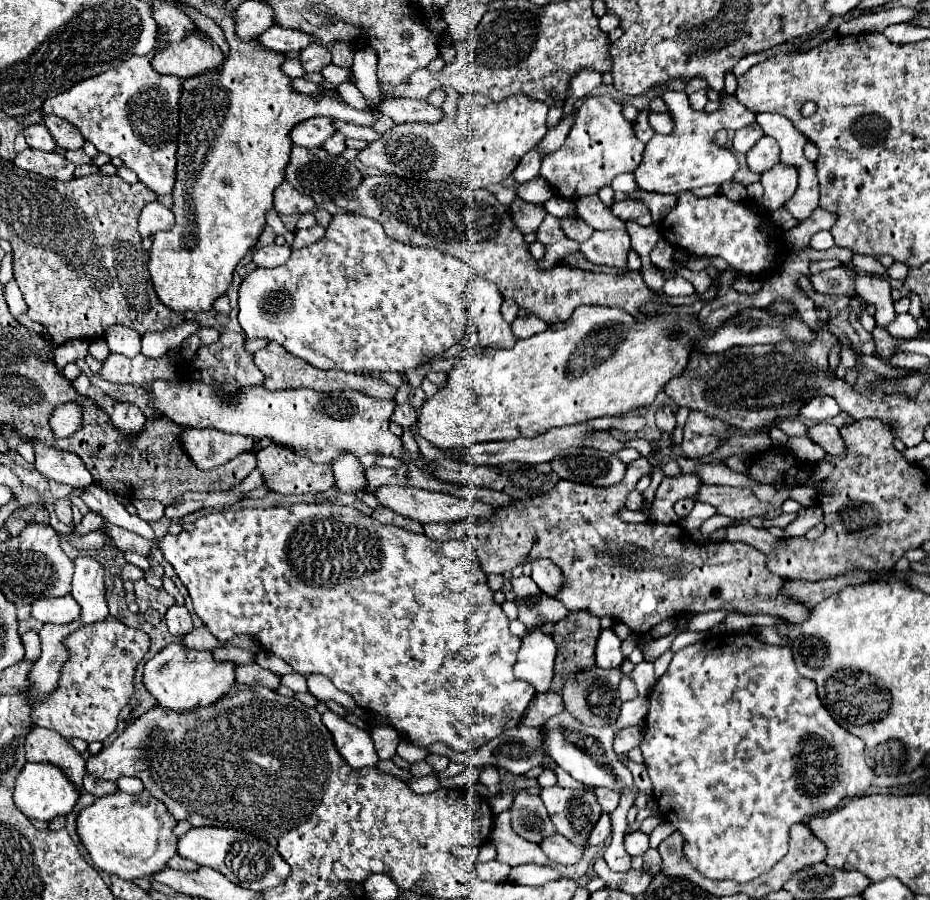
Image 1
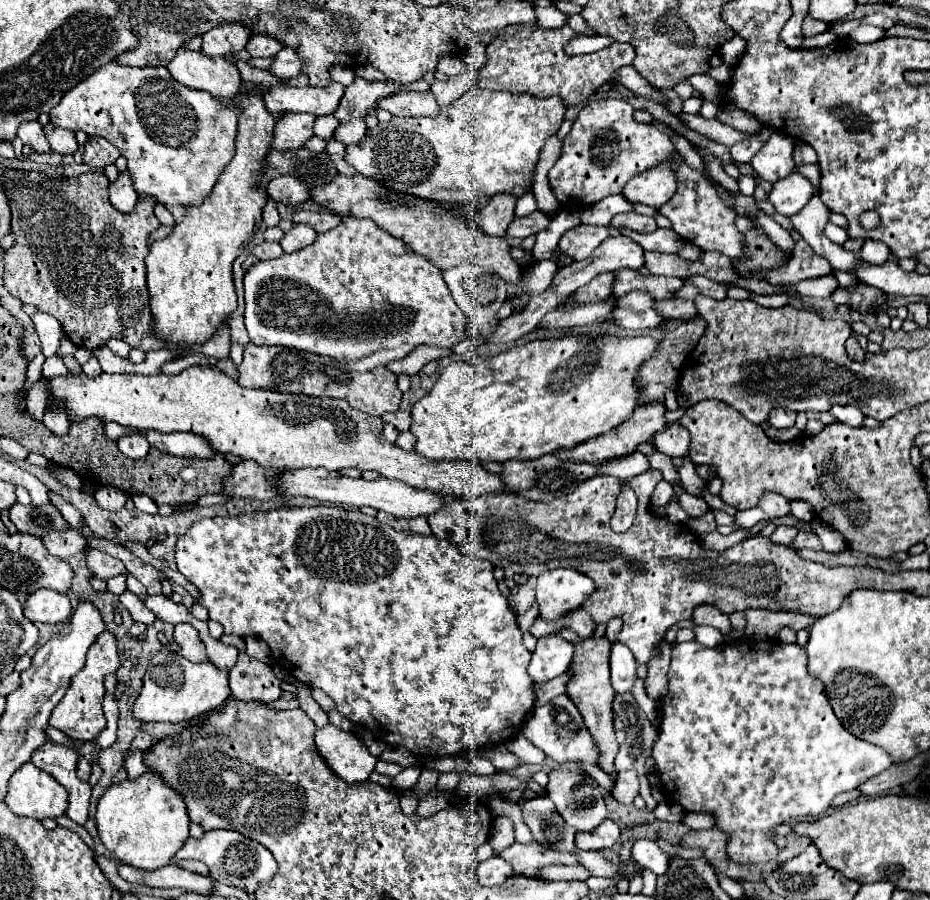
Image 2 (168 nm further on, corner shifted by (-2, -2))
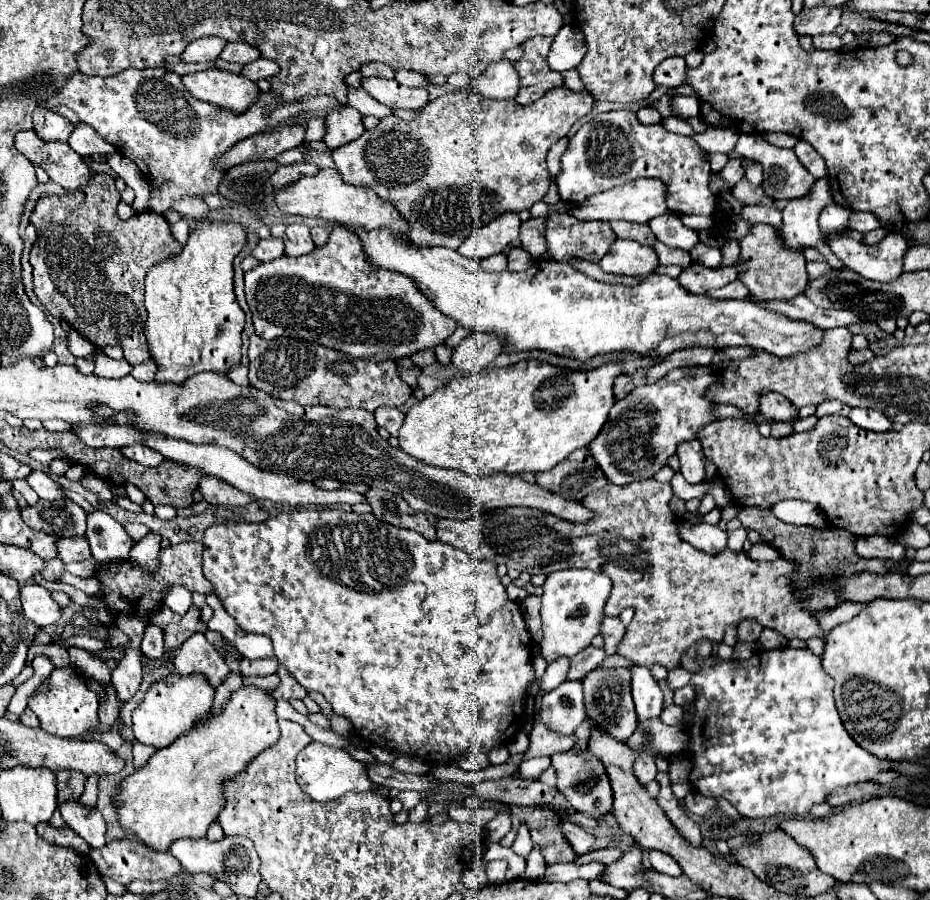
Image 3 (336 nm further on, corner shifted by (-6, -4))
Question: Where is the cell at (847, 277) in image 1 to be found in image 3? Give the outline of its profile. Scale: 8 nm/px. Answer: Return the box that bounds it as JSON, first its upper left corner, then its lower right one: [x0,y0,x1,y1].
[678,264,738,294]

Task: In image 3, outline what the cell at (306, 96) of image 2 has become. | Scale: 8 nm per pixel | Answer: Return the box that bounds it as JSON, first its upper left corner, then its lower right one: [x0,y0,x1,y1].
[46,68,340,214]

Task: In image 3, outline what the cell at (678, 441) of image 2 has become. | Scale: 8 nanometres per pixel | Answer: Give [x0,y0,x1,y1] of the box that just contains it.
[676,440,706,482]

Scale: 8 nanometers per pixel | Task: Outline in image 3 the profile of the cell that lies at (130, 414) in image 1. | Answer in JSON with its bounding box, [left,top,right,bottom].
[122,446,164,466]

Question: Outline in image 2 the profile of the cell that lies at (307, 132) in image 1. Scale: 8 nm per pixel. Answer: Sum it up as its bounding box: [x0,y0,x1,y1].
[272,114,314,150]

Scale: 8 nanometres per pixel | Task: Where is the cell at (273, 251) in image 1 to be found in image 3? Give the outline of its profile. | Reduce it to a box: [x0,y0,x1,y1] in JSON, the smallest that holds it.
[252,238,284,262]

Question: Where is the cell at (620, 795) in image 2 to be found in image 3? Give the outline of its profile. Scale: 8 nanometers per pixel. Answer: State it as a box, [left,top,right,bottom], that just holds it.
[634,754,656,784]

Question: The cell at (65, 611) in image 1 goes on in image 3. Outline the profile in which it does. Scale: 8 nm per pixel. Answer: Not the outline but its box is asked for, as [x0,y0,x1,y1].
[20,584,62,626]

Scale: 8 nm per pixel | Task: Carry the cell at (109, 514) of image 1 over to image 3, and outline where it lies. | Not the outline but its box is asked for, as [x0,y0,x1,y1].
[202,510,536,762]

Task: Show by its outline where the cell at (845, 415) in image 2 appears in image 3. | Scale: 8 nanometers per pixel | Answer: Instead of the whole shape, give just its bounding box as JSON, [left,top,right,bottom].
[848,408,892,432]

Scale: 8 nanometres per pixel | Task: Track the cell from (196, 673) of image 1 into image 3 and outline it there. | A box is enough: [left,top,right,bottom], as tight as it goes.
[132,674,216,748]

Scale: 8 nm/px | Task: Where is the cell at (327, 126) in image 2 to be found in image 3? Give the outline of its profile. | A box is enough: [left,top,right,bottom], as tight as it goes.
[306,116,326,140]

